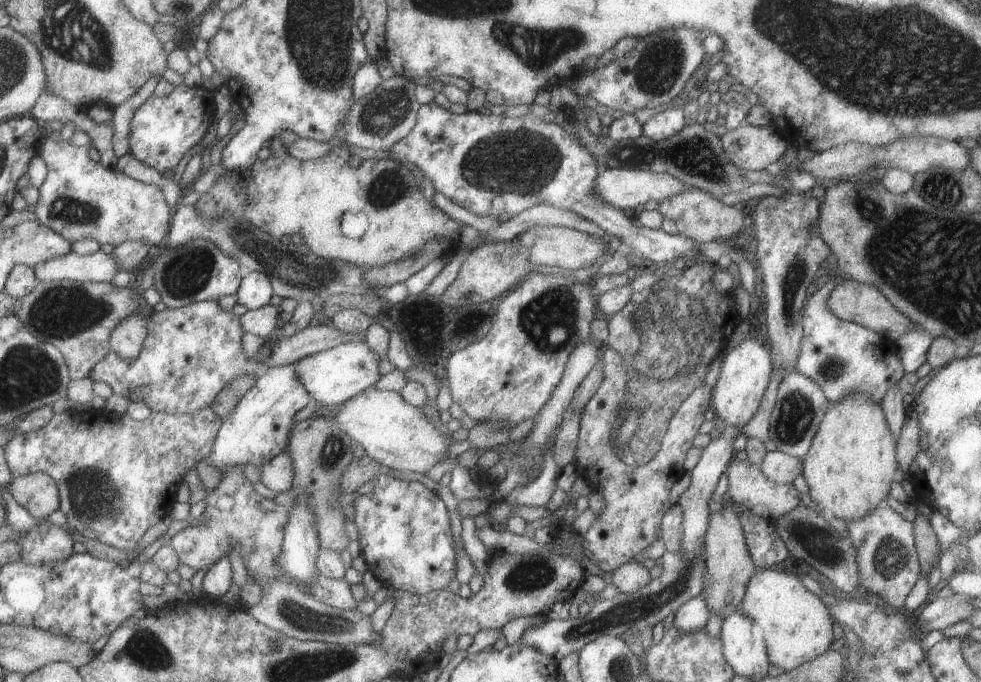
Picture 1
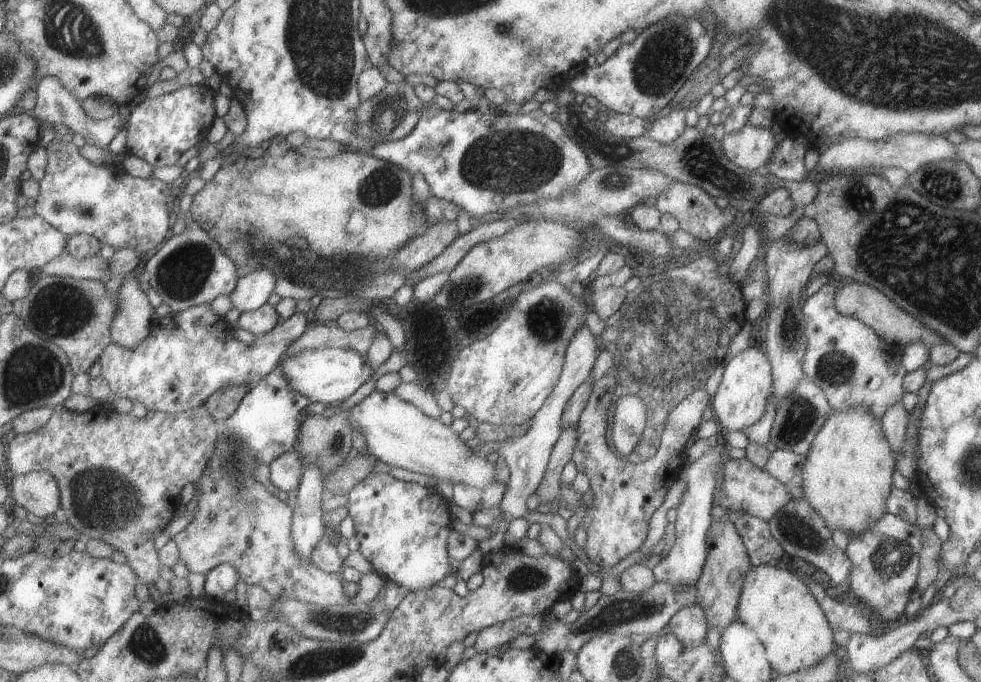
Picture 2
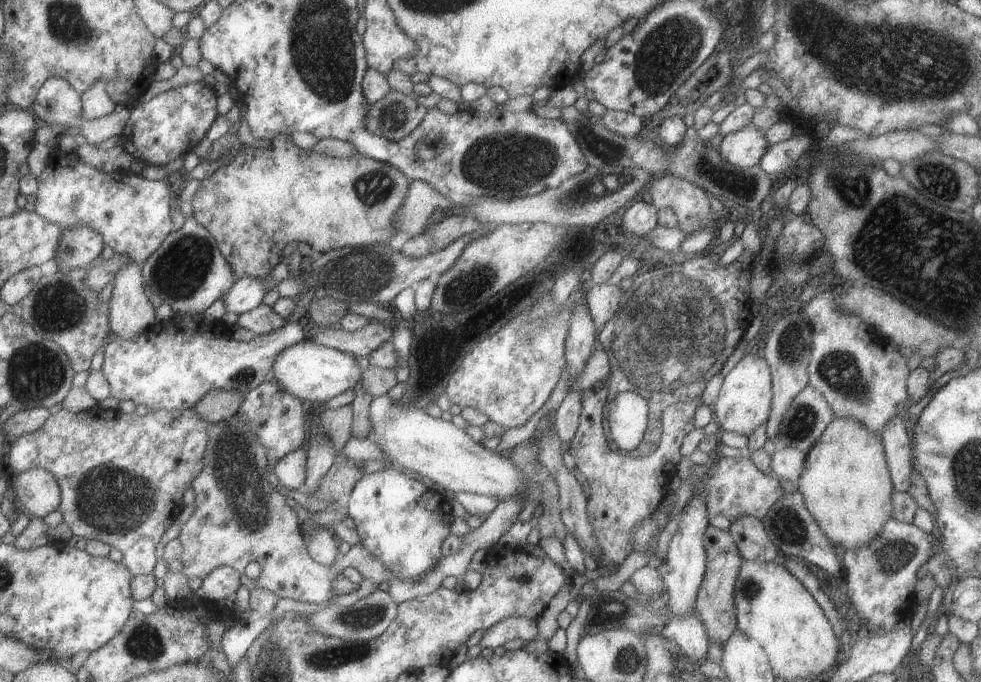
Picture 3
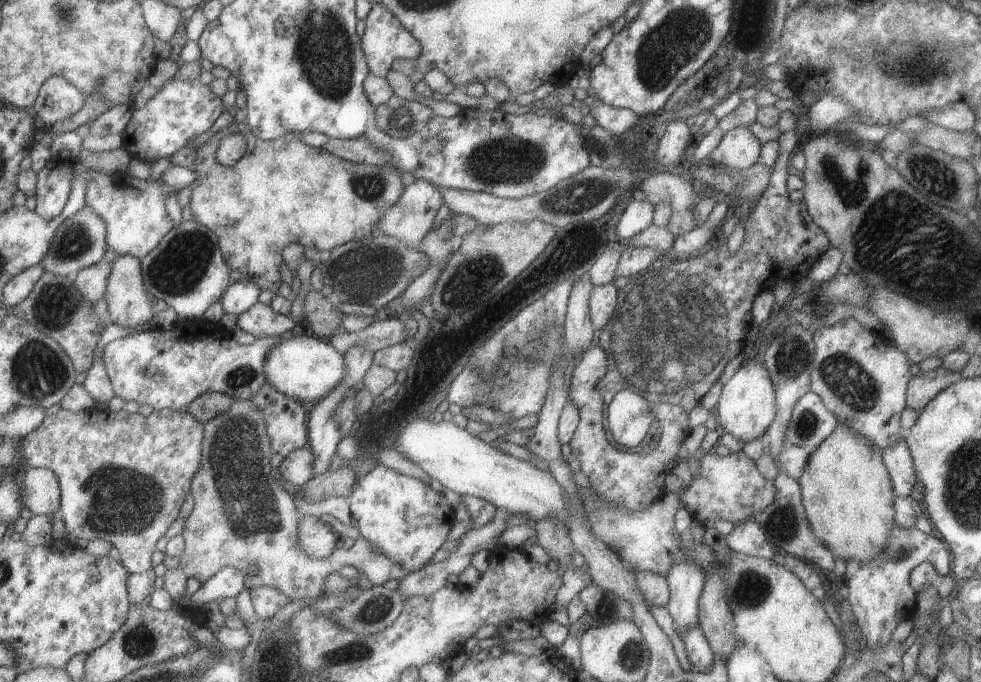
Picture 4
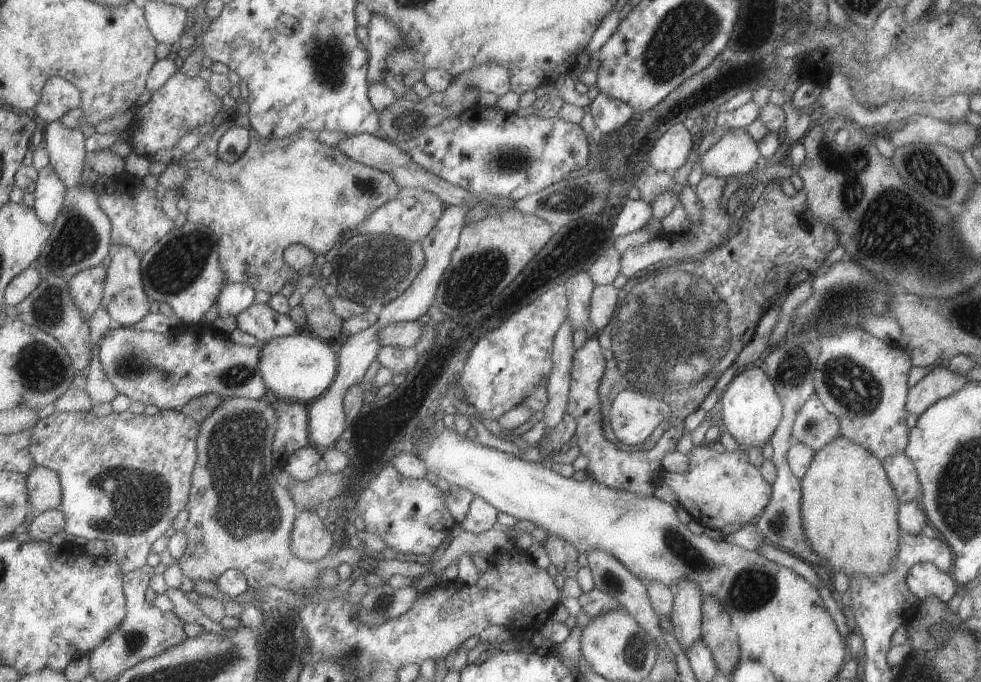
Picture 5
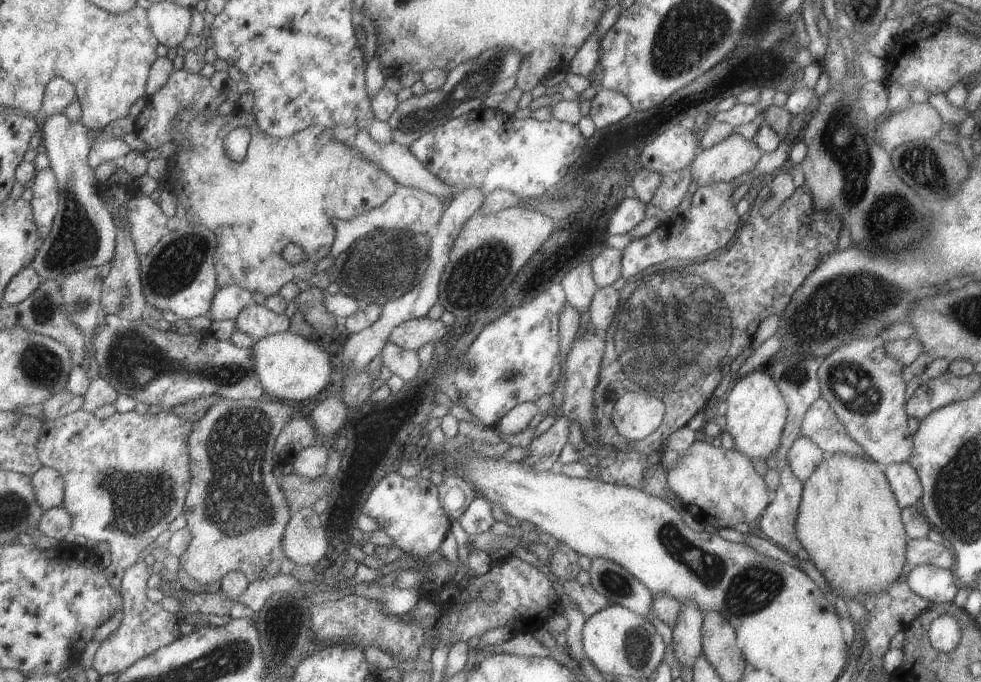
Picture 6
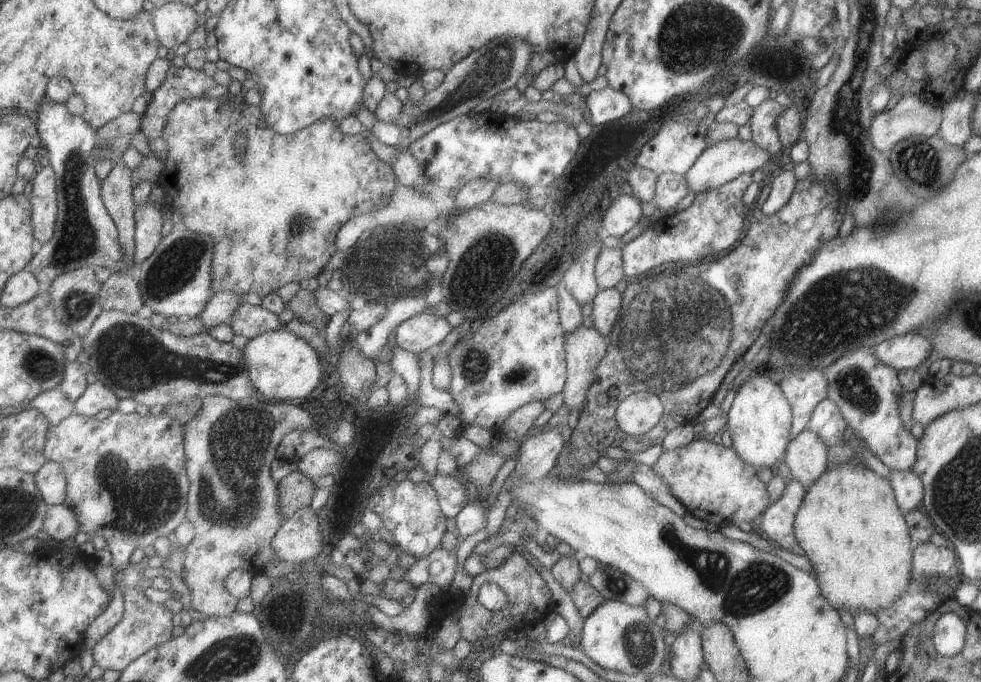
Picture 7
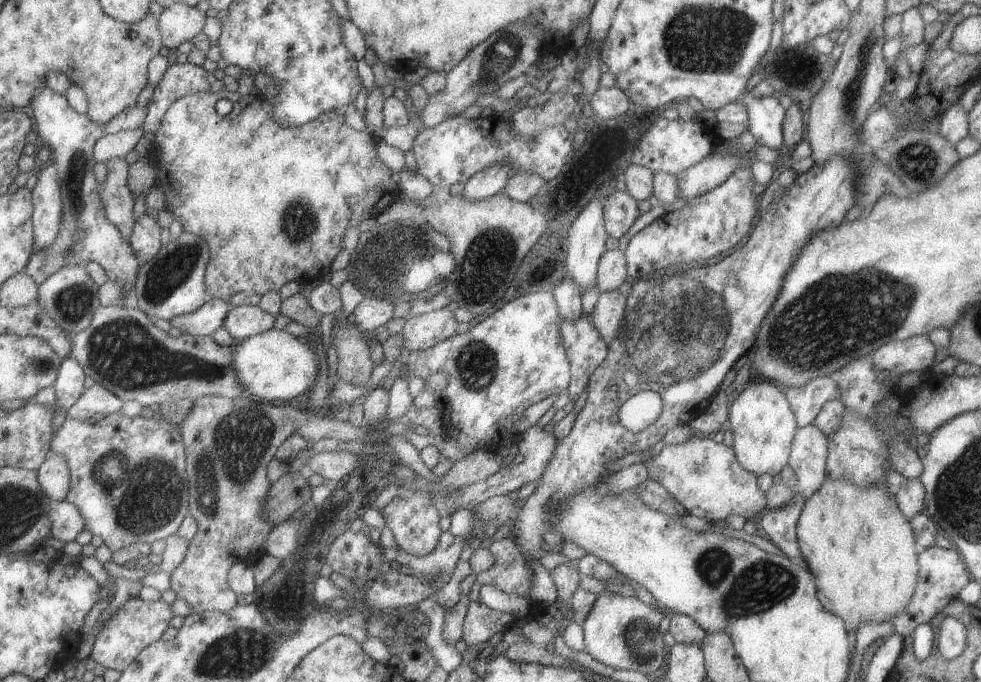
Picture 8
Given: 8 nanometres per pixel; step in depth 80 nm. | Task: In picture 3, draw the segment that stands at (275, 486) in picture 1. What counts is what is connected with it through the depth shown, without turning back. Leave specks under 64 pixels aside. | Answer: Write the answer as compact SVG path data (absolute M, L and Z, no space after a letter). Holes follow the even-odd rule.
M305 448L289 452L279 458L270 473L272 482L288 490L301 490L305 482L306 459Z

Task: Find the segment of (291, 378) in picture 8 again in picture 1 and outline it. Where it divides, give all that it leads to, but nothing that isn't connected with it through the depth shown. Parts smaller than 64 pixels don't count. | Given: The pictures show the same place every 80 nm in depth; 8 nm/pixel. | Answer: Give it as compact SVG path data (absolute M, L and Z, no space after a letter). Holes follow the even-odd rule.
M349 341L304 356L293 363L293 368L301 386L316 403L333 405L344 403L347 399L352 399L358 392L364 391L368 386L374 385L379 378L379 361L380 358L375 352L368 349L365 342Z

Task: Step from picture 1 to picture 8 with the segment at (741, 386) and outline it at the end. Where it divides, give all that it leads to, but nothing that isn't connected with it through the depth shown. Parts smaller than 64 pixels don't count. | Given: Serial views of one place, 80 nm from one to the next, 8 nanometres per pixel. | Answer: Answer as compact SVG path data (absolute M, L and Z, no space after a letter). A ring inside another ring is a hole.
M763 380L747 385L728 406L728 420L732 432L732 449L737 462L755 476L777 474L787 465L796 420L786 396L775 384Z

